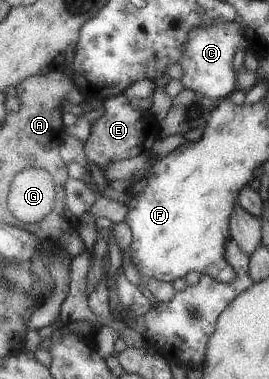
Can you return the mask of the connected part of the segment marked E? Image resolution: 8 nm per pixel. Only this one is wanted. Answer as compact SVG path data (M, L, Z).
M122 93L103 101L104 115L94 121L91 132L83 141L85 159L104 170L111 162L129 160L141 153L152 153L152 145L162 136L161 122L154 112L136 110L129 99Z

